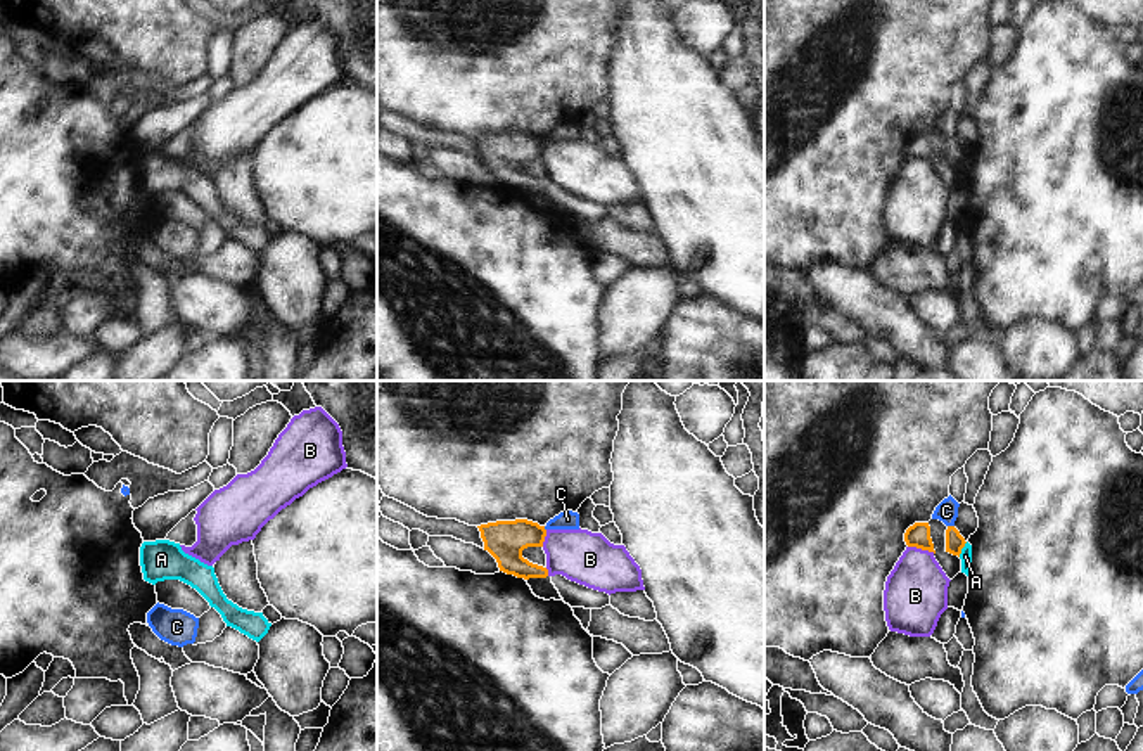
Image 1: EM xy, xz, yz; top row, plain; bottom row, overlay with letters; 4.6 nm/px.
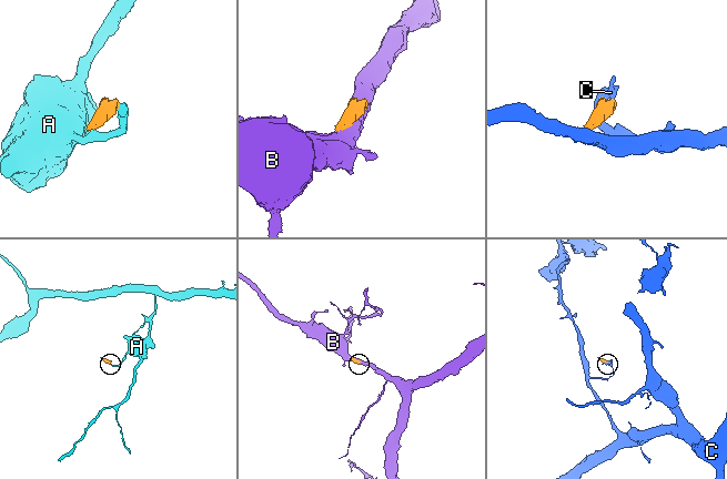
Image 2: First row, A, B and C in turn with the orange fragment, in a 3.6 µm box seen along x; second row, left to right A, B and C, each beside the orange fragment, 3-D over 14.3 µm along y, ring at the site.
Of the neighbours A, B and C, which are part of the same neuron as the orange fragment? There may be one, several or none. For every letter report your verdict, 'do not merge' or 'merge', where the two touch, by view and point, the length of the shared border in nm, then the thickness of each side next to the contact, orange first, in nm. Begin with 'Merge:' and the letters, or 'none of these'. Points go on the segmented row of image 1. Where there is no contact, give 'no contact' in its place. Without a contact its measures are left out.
Merge: none of these
A: do not merge | yz (962, 547) | 80 nm | 90/60 nm
B: do not merge | yz (922, 549) | 130 nm | 110/300 nm
C: do not merge | yz (951, 526) | 30 nm | 90/100 nm

